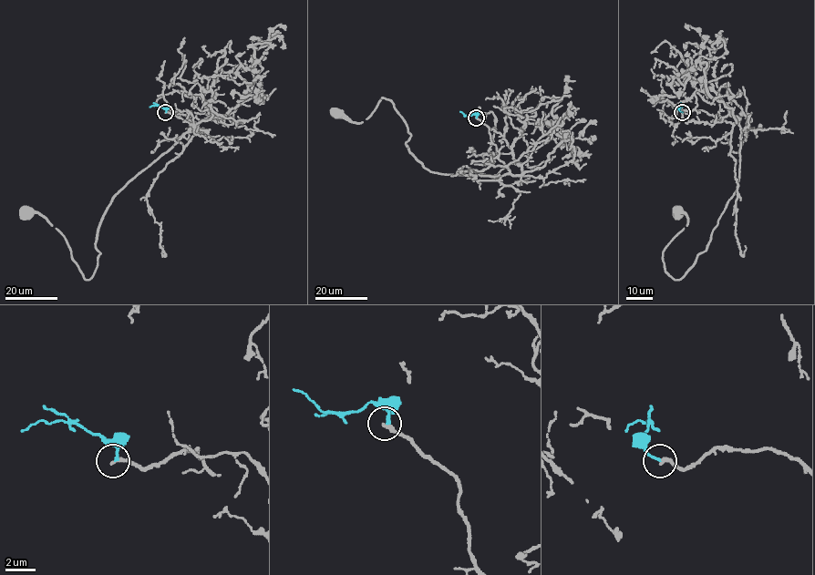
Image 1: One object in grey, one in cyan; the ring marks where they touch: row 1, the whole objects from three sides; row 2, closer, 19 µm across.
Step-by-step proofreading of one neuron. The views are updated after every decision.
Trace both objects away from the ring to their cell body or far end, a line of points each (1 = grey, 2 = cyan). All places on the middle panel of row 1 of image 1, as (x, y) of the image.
1: (476, 118), (509, 173), (428, 169), (407, 147), (410, 134), (390, 100), (382, 97), (361, 122), (337, 110)
2: (476, 118), (476, 115), (464, 115), (459, 111)

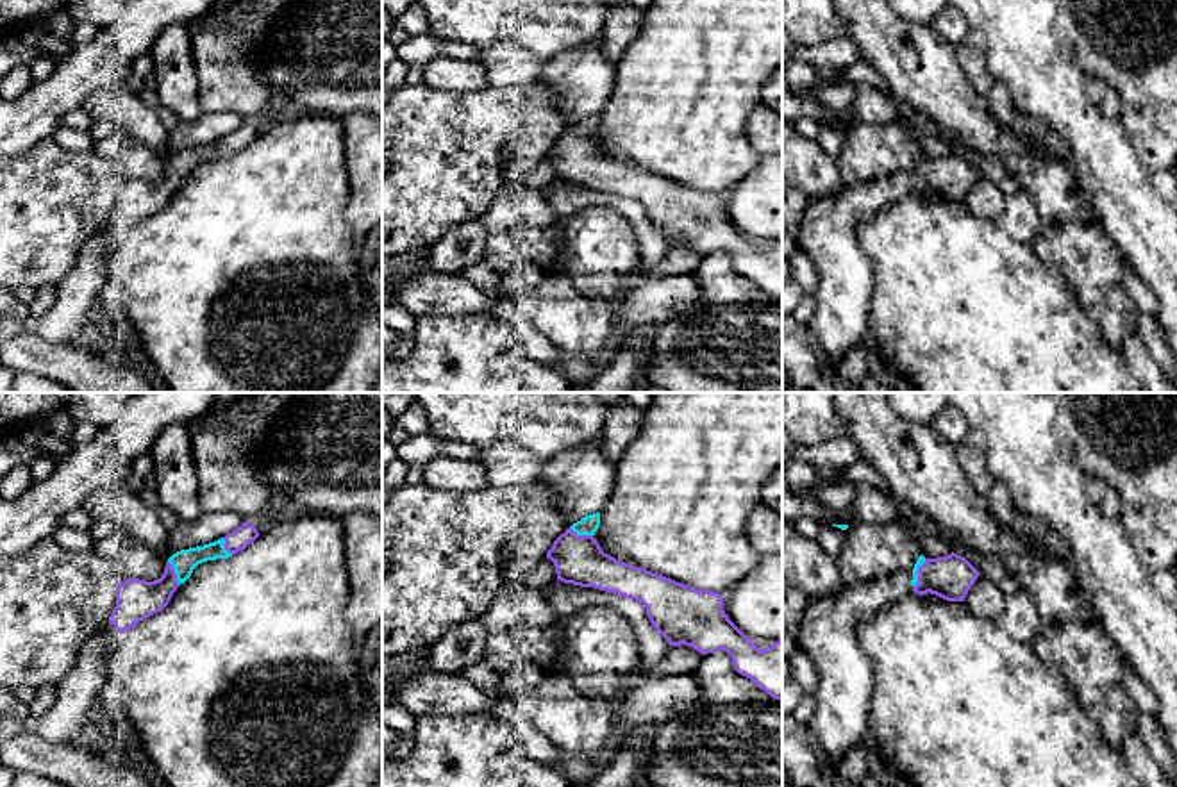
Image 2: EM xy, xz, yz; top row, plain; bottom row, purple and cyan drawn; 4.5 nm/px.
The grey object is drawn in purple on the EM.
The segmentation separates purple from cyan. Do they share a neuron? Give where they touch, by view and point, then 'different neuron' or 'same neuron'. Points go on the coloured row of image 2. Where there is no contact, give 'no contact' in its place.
xy (174, 573) | same neuron

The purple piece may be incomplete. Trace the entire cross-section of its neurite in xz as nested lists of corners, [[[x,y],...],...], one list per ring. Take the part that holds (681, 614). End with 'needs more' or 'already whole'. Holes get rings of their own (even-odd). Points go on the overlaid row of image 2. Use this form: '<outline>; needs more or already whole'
[[[600,512],[589,514],[554,541],[547,559],[554,562],[557,580],[643,603],[652,626],[670,646],[686,644],[702,655],[723,650],[739,675],[782,700],[782,639],[759,650],[729,619],[722,594],[616,560],[593,537],[598,526]]]; needs more

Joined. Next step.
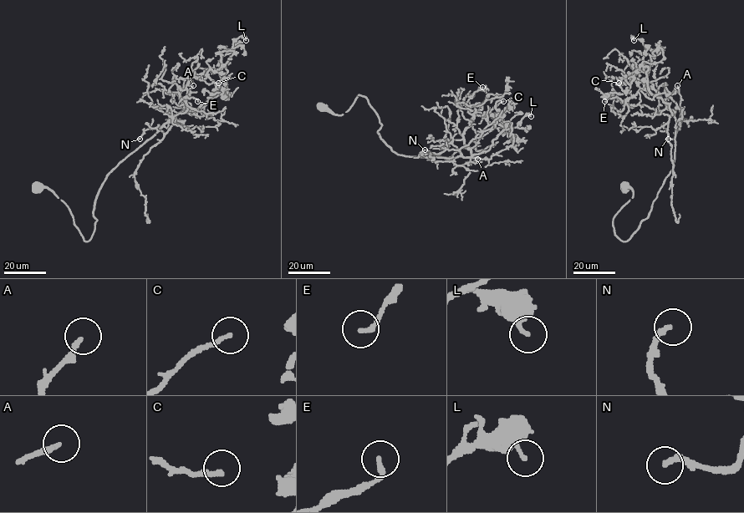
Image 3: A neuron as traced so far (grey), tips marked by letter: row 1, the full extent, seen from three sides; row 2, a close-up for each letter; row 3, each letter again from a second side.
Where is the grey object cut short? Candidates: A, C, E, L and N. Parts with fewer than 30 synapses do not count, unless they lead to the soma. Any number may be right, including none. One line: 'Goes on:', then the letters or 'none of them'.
Goes on: N

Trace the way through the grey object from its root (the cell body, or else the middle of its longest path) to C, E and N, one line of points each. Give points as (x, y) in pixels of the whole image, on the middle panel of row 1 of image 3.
C: (323, 104), (343, 114), (364, 95), (394, 151), (455, 158), (471, 155), (463, 133), (472, 116), (503, 101)
E: (323, 104), (343, 114), (364, 95), (398, 154), (470, 157), (466, 104), (482, 87)
N: (323, 104), (343, 114), (364, 95), (378, 114), (379, 136), (394, 151), (453, 159), (430, 159), (425, 149)

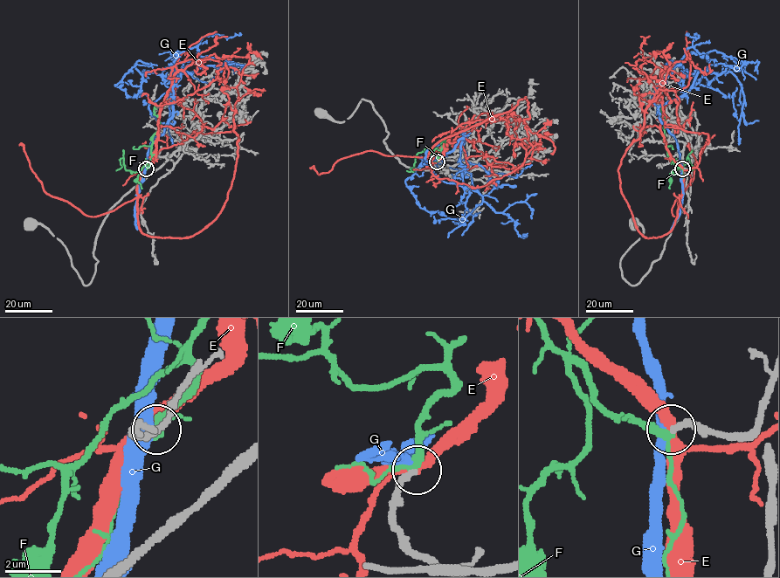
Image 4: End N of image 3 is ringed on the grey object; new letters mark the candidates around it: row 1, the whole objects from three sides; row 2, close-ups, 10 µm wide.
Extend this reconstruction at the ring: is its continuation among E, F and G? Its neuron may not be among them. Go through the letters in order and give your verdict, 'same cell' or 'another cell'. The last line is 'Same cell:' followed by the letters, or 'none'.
E: another cell
F: another cell
G: another cell
Same cell: none

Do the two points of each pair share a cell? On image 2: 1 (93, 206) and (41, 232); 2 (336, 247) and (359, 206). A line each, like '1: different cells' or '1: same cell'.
1: same cell
2: different cells

